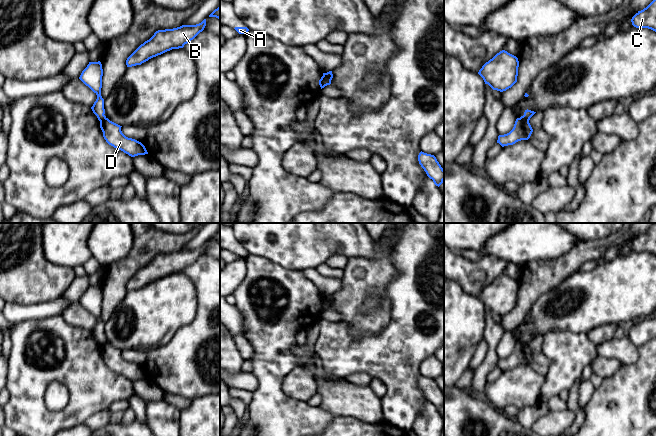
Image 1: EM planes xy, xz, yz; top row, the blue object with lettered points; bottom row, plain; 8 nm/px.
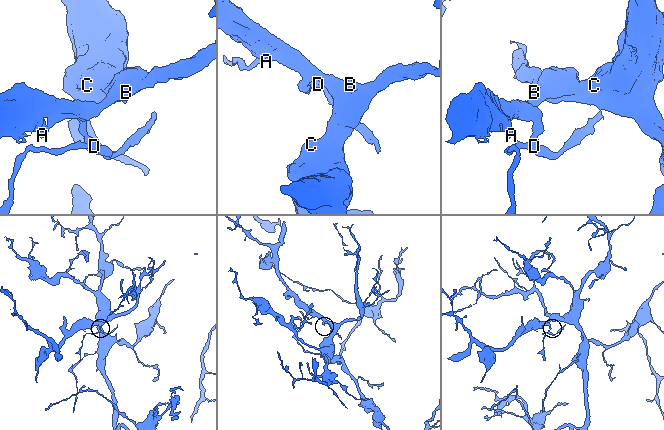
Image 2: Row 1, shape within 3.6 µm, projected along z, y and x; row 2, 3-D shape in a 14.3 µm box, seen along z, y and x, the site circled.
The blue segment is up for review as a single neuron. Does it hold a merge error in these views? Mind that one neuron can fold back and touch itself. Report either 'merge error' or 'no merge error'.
merge error

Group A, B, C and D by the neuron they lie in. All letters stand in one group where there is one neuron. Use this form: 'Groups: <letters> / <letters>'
Groups: A B C / D

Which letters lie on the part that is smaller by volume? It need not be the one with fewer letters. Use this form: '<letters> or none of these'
D

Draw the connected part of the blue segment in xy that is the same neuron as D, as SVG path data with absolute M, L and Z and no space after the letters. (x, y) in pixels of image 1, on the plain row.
M108 342L100 345L103 361L109 369L123 375L131 381L148 378L145 370L135 363L126 361L122 357L121 351Z

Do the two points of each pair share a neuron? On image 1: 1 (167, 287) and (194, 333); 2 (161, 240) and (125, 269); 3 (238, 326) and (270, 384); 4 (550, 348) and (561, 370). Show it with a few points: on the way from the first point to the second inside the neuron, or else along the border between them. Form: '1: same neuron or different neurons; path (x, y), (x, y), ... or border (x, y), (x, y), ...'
1: different neurons; border (197, 301), (195, 317), (183, 325), (171, 339)
2: same neuron; path (156, 250), (147, 256), (138, 257), (135, 260)
3: different neurons; border (239, 311), (243, 319), (245, 335)
4: same neuron; path (555, 353), (561, 359), (561, 365)

